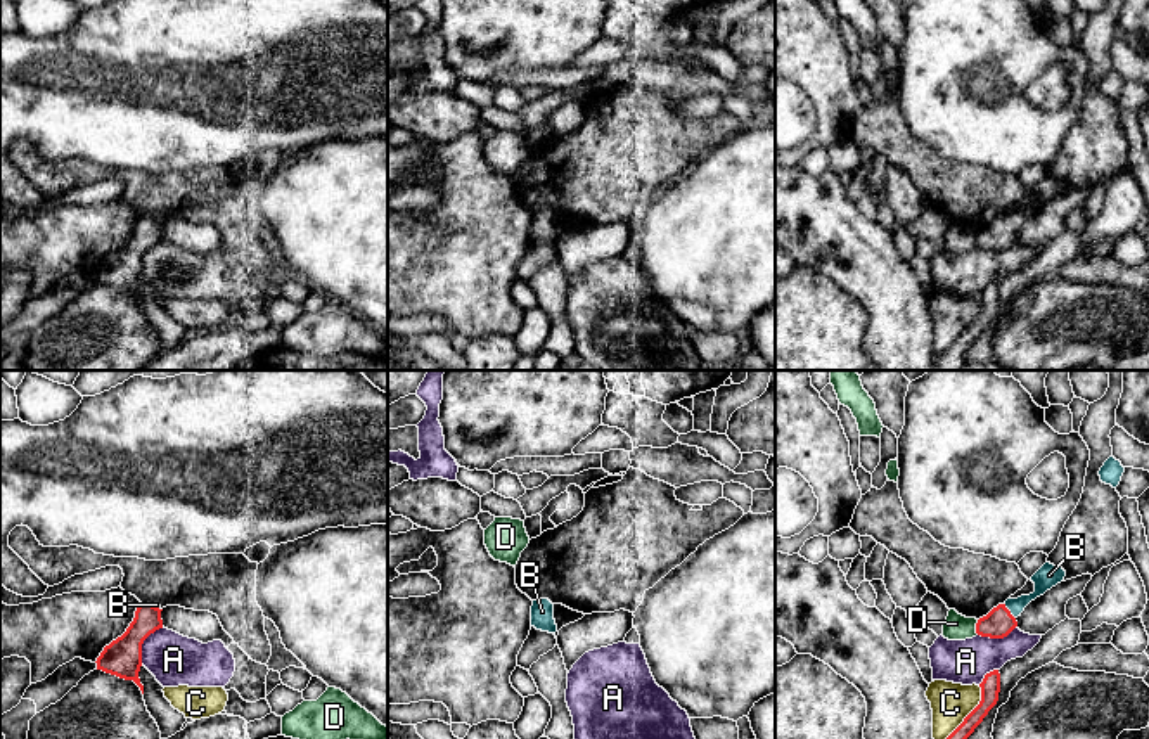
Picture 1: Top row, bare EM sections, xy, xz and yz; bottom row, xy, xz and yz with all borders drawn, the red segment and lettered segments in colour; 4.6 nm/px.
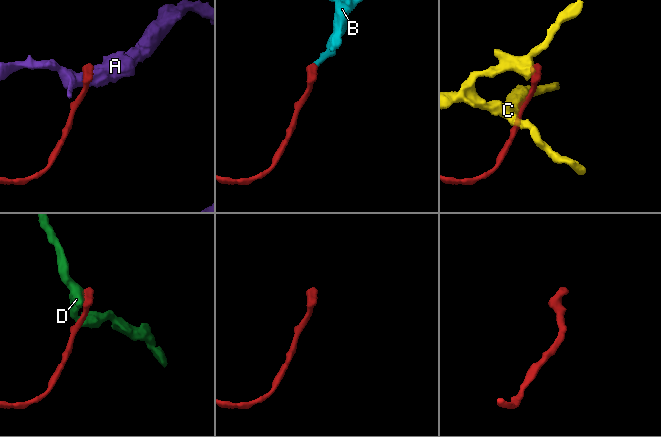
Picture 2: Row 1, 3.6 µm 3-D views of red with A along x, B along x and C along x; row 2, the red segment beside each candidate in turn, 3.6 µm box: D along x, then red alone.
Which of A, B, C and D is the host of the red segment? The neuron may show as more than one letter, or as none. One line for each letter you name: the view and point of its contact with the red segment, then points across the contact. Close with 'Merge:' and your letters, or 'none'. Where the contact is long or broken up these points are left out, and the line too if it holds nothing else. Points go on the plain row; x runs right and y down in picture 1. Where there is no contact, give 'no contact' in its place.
B: contact yz (1009, 224); way yz (999, 234), (1009, 224), (1032, 210), (1049, 187)
Merge: B

